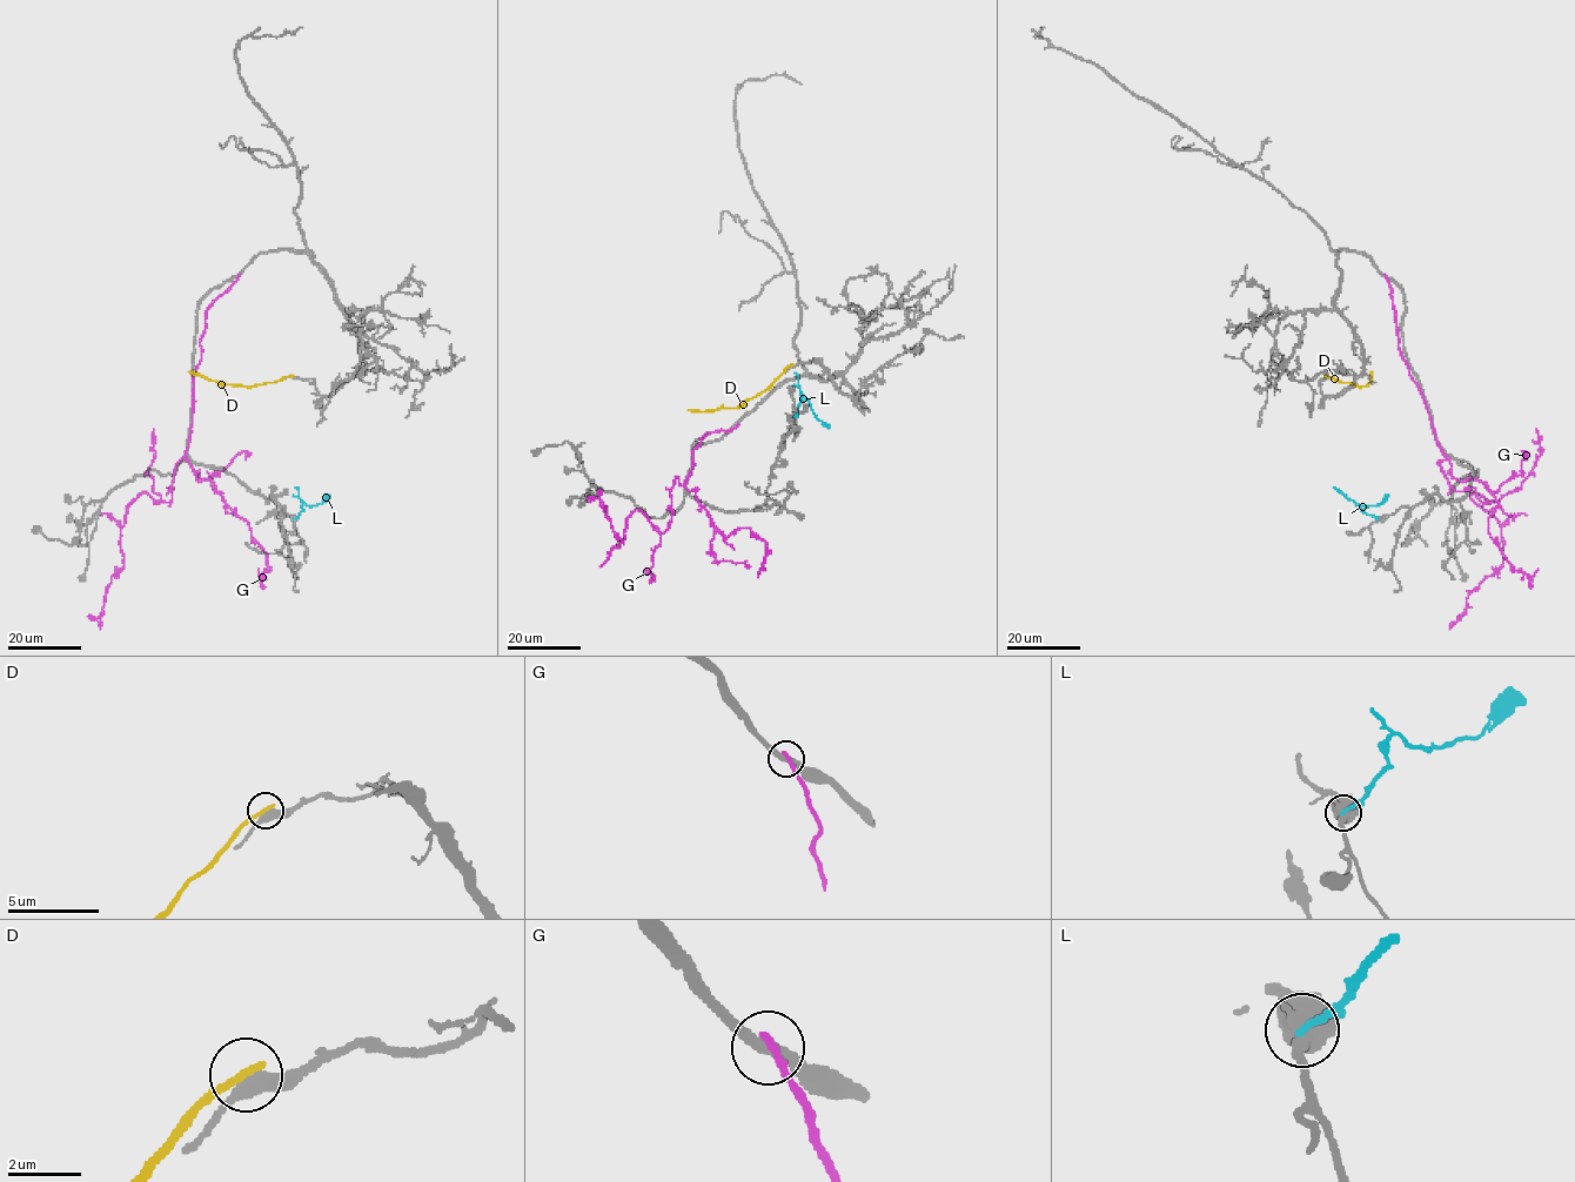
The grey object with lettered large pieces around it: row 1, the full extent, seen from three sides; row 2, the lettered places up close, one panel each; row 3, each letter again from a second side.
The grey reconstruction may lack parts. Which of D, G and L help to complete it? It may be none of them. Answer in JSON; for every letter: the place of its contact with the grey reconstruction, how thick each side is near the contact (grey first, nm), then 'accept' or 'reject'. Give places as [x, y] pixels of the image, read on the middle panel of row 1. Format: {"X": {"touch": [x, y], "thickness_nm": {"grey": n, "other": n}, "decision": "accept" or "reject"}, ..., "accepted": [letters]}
{"D": {"touch": [790, 365], "thickness_nm": {"grey": 380, "other": 260}, "decision": "reject"}, "G": {"touch": [737, 424], "thickness_nm": {"grey": 340, "other": 280}, "decision": "reject"}, "L": {"touch": [793, 417], "thickness_nm": {"grey": 500, "other": 200}, "decision": "reject"}, "accepted": []}

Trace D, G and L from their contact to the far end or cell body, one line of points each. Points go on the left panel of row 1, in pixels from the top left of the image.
D: (290, 376), (247, 387), (220, 383), (188, 371)
G: (238, 276), (205, 315), (188, 444), (171, 502), (146, 492), (126, 506), (124, 564), (104, 596), (99, 629)
L: (294, 519), (303, 504), (316, 505), (328, 494)

